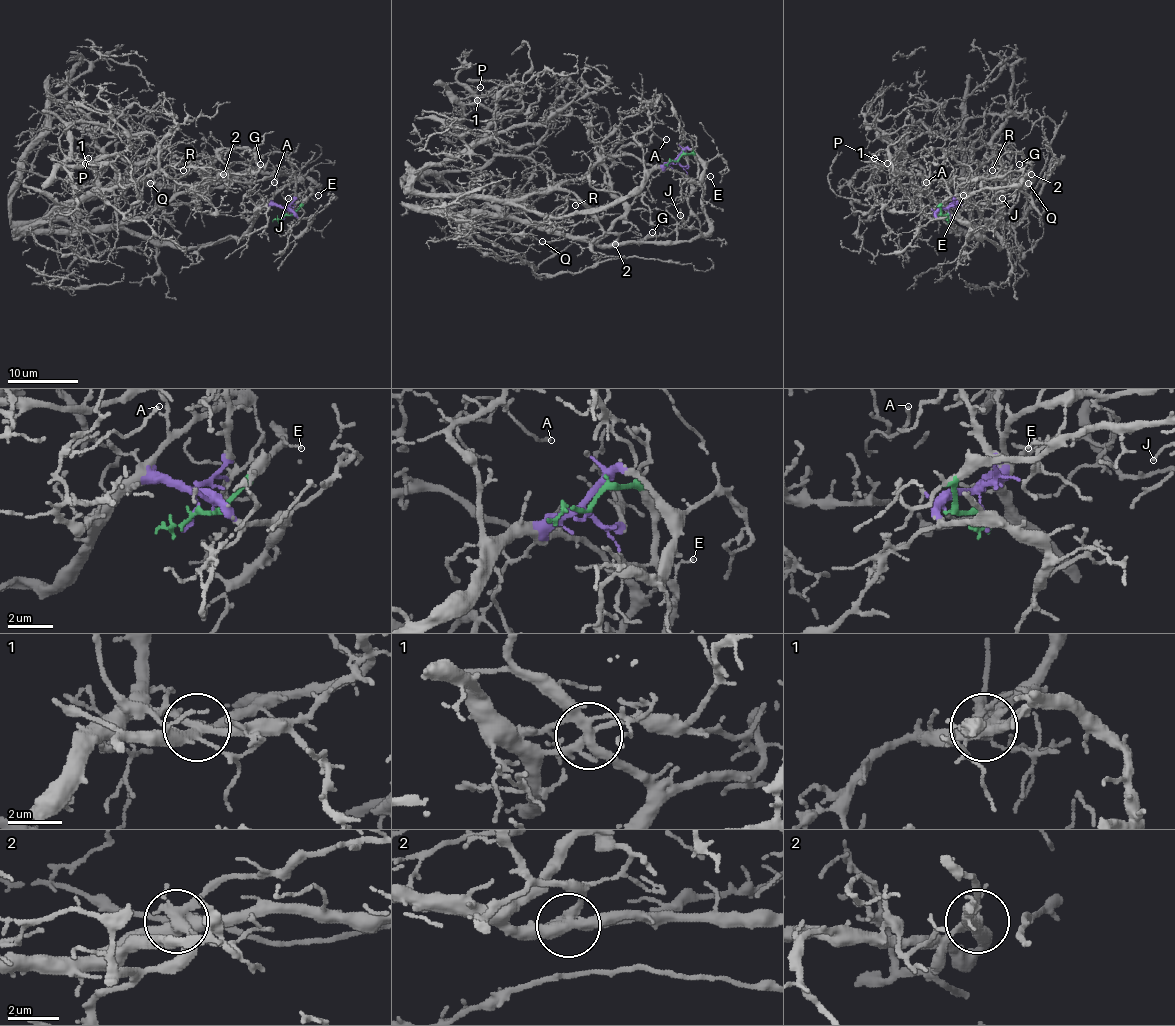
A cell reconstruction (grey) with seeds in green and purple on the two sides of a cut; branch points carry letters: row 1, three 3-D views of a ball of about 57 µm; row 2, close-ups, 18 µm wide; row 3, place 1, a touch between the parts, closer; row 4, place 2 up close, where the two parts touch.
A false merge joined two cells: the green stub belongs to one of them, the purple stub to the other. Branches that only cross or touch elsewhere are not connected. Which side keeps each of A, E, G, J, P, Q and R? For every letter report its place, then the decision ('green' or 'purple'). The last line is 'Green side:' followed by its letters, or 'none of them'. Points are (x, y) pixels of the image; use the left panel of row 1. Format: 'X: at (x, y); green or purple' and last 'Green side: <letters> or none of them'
A: at (274, 182); purple
E: at (318, 195); green
G: at (260, 164); green
J: at (288, 198); green
P: at (88, 158); purple
Q: at (150, 183); green
R: at (183, 170); purple
Green side: E, G, J, Q

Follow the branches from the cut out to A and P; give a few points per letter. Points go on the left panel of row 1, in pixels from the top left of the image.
A: (285, 215), (283, 209), (270, 206), (263, 206), (251, 218), (244, 215), (242, 201), (274, 181)
P: (285, 215), (267, 206), (239, 238), (176, 247), (123, 229), (20, 233), (95, 185), (88, 158)

